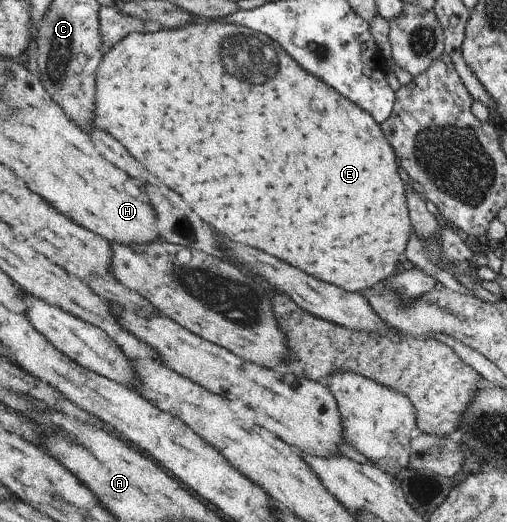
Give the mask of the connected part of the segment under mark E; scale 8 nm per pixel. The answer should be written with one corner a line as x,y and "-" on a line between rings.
224,20
192,22
174,29
163,27
157,32
132,32
106,52
105,59
99,66
95,85
97,126
110,133
110,136
116,137
164,185
182,195
182,199
198,213
198,217
208,225
212,225
218,233
224,233
238,243
262,249
308,275
344,288
347,292
362,293
366,289
384,283
397,273
396,267
402,261
412,227
407,208
407,186
400,178
392,144
386,139
380,124
376,123
370,113
359,105
354,105
347,97
342,97
336,89
330,89
327,83
306,71
271,37

